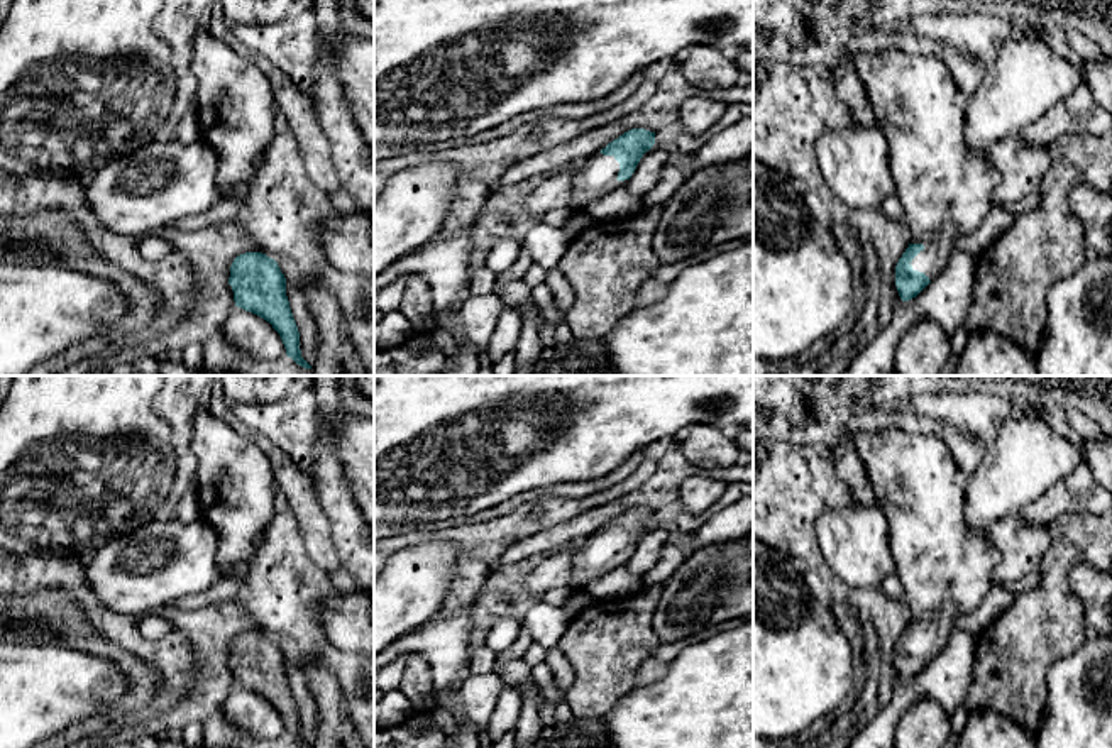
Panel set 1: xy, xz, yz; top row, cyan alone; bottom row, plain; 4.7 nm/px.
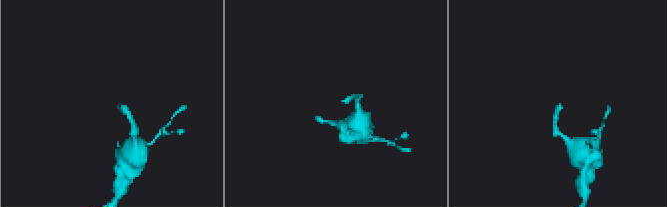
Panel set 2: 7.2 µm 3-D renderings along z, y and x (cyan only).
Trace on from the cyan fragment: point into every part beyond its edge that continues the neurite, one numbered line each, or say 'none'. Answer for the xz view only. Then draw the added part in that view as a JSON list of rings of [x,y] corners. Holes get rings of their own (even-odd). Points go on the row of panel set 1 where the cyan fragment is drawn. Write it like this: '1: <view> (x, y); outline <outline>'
1: xz (596, 176); outline [[[601,151],[581,162],[574,176],[567,210],[577,215],[594,200],[625,186],[628,179],[618,181],[618,173],[619,162],[614,156],[604,156]]]

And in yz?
1: yz (938, 246); outline [[[953,228],[934,230],[921,239],[914,239],[911,244],[922,244],[924,249],[912,259],[912,269],[924,272],[929,281],[936,279],[956,250],[956,242]]]

